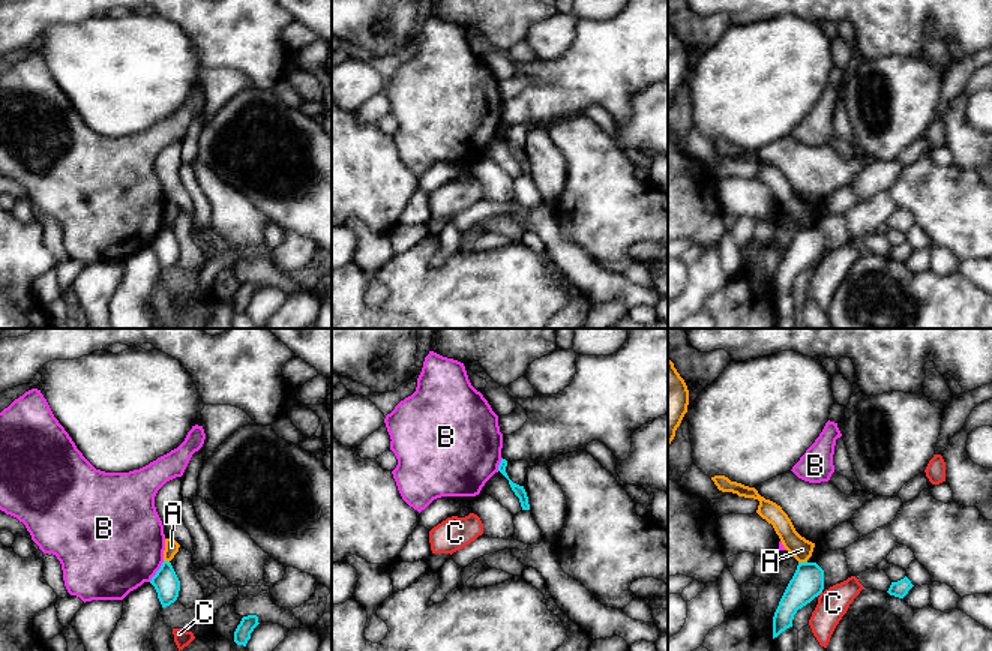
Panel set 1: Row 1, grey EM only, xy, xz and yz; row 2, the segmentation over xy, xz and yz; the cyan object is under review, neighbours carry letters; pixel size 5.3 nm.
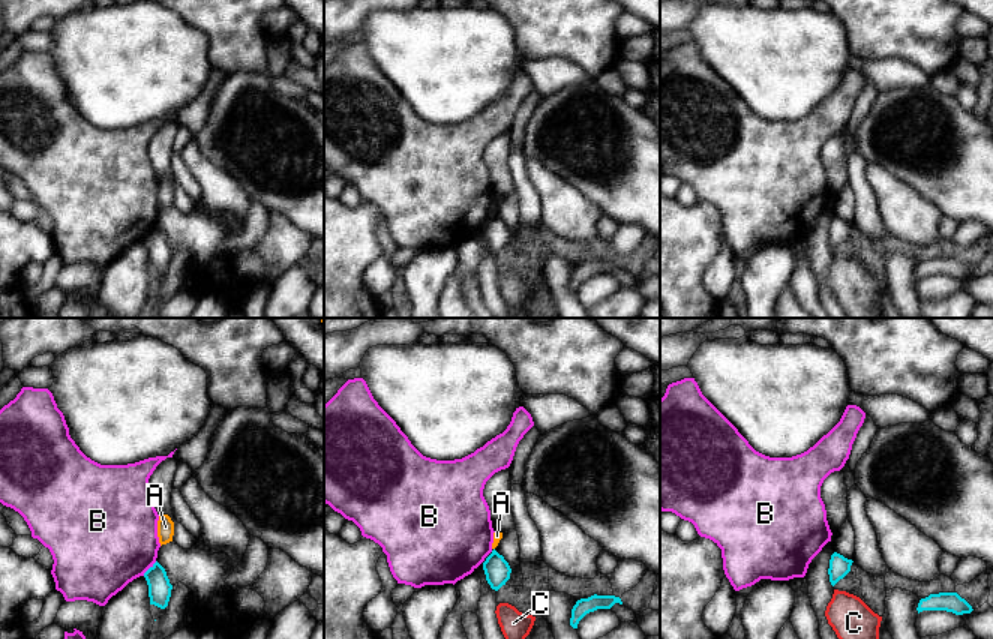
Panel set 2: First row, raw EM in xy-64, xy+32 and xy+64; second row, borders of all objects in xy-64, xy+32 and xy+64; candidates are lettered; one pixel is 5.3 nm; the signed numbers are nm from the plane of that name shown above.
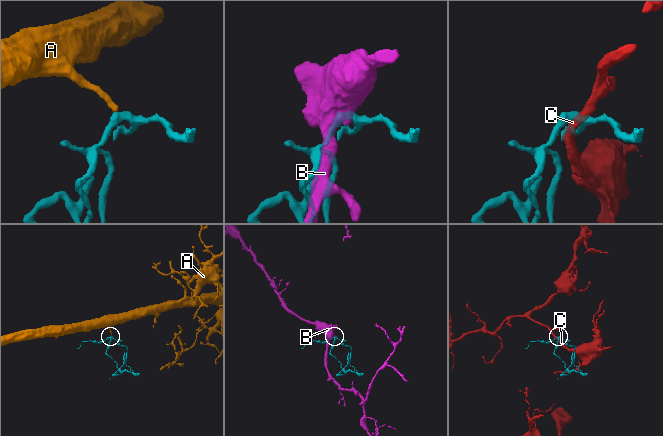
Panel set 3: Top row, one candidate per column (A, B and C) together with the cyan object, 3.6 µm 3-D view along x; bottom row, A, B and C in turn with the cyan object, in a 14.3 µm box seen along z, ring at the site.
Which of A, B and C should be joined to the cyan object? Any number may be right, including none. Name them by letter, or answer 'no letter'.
no letter

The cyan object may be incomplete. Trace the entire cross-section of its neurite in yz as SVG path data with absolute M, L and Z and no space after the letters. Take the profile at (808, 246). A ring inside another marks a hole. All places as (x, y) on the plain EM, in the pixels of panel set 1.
M798 226L773 280L773 303L792 291L798 273L824 254L824 234L816 226Z

